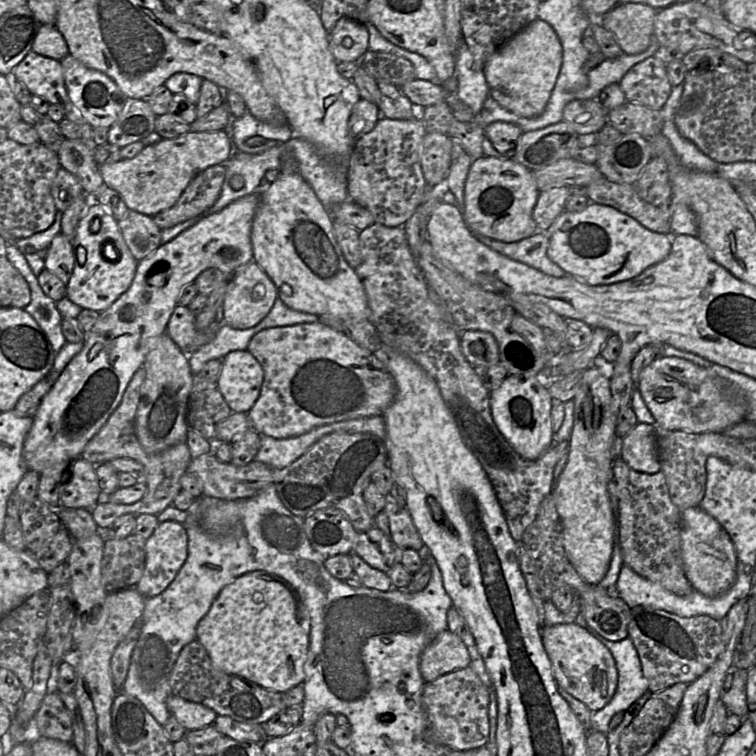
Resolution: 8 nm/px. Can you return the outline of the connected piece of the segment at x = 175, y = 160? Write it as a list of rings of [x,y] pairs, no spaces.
[[[224,130],[191,132],[147,145],[132,159],[99,165],[103,182],[121,194],[129,210],[154,216],[172,207],[192,179],[231,156],[231,139]]]

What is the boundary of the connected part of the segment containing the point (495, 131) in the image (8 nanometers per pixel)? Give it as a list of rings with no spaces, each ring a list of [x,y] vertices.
[[[496,121],[485,128],[483,140],[484,156],[498,158],[513,158],[522,129],[510,122]]]

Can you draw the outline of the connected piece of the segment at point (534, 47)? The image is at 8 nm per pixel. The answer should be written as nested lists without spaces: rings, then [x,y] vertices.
[[[536,19],[503,43],[486,61],[484,75],[489,94],[503,108],[525,118],[541,115],[550,99],[563,60],[563,48],[555,30]]]

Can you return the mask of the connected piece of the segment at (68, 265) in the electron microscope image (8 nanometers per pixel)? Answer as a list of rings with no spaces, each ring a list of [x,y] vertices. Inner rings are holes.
[[[62,233],[57,234],[47,249],[44,262],[45,268],[67,285],[74,267],[72,242]]]

